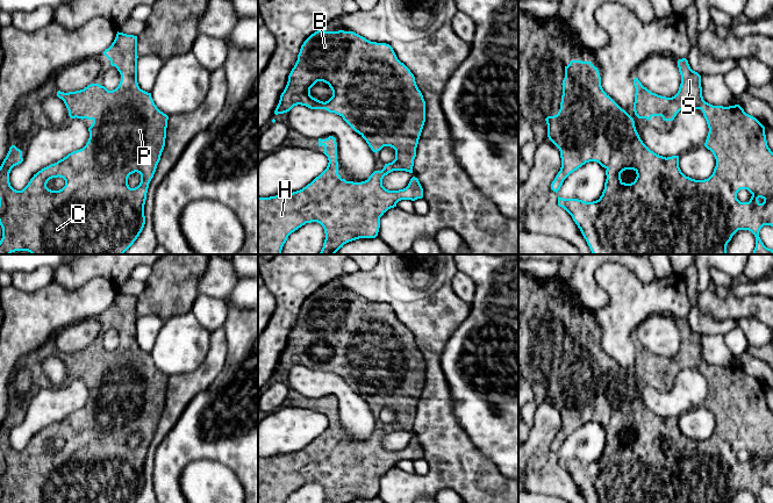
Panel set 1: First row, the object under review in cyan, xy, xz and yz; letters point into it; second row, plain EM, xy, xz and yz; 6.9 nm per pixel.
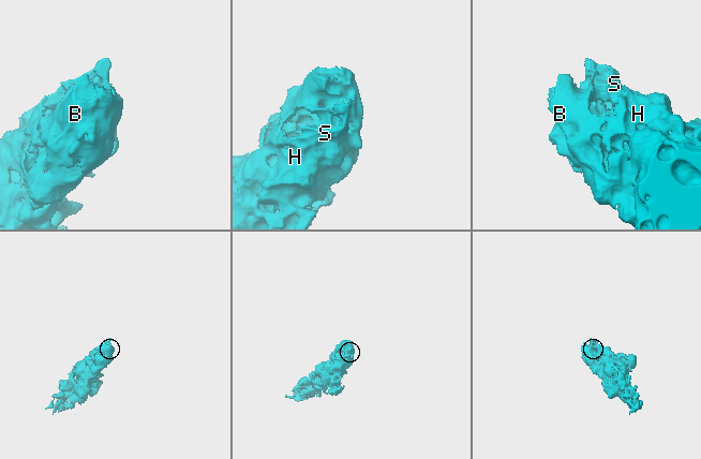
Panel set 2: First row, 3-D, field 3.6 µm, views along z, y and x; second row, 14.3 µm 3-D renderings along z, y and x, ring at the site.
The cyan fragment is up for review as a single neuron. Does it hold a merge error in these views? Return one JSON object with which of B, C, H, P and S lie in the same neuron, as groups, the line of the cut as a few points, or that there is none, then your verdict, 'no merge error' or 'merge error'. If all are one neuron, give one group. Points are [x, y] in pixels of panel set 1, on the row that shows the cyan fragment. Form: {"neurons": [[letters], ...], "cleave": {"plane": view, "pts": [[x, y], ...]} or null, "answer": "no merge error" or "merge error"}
{"neurons": [["B", "C", "H", "P", "S"]], "cleave": null, "answer": "no merge error"}

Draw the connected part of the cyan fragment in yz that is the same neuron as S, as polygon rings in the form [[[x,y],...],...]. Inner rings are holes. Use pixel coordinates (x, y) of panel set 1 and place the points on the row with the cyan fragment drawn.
[[[686,58],[678,60],[678,67],[681,84],[672,98],[652,93],[635,78],[634,112],[638,118],[650,121],[652,116],[661,116],[664,121],[673,121],[685,108],[701,109],[709,128],[704,146],[716,159],[713,174],[704,180],[692,179],[681,172],[679,156],[666,158],[651,151],[640,139],[634,118],[603,91],[597,67],[592,62],[571,60],[565,66],[560,109],[557,115],[545,118],[547,137],[559,149],[561,158],[561,167],[551,189],[558,193],[564,180],[589,161],[604,167],[607,179],[599,200],[586,202],[558,196],[558,206],[572,216],[593,254],[728,254],[727,245],[738,230],[749,230],[754,235],[756,247],[752,254],[773,254],[773,250],[766,247],[759,237],[764,225],[773,227],[773,152],[767,145],[765,127],[739,105],[723,107],[706,102],[701,76],[690,69]],[[625,170],[636,172],[634,182],[622,181],[621,173]],[[740,189],[747,189],[752,194],[749,202],[737,199]]]

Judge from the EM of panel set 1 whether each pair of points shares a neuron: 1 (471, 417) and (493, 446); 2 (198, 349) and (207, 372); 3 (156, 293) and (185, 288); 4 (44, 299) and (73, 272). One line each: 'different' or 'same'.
1: same
2: different
3: same
4: different

